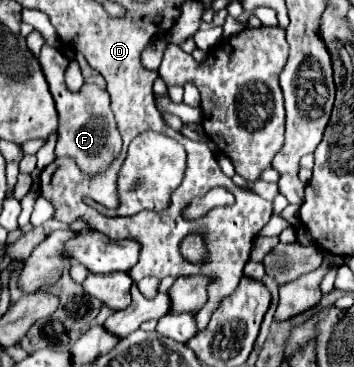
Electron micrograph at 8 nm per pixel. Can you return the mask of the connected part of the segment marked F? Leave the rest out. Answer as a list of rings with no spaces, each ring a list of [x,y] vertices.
[[[48,44],[42,46],[40,66],[42,66],[44,78],[50,86],[52,98],[56,102],[58,116],[60,116],[56,156],[72,158],[78,164],[78,168],[88,176],[106,172],[122,150],[122,138],[120,138],[120,132],[116,128],[116,122],[114,122],[114,116],[110,110],[108,92],[100,90],[96,84],[84,84],[78,92],[70,92],[64,82],[64,70],[68,66],[68,58],[64,56],[64,52],[60,52],[58,48],[52,48]]]

